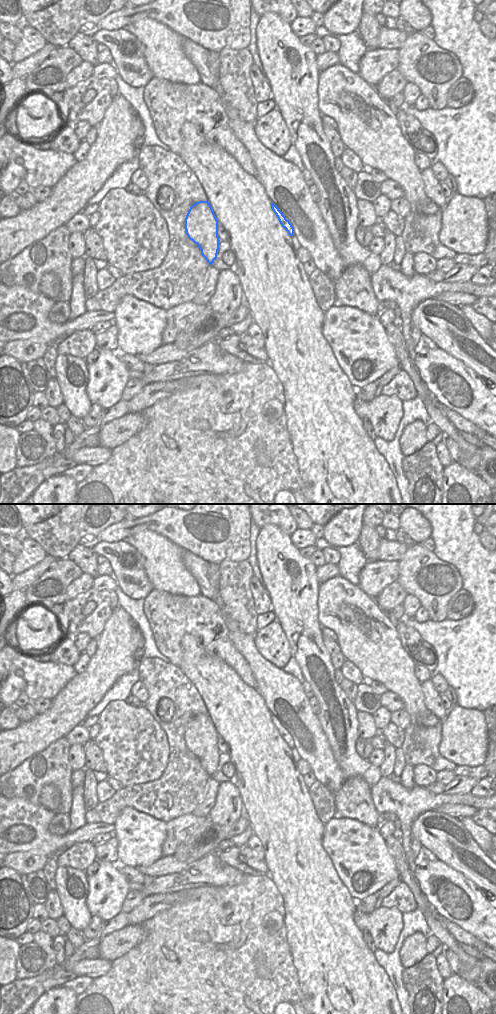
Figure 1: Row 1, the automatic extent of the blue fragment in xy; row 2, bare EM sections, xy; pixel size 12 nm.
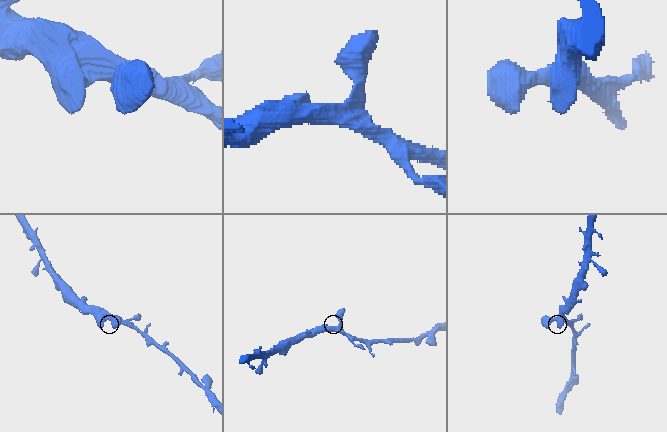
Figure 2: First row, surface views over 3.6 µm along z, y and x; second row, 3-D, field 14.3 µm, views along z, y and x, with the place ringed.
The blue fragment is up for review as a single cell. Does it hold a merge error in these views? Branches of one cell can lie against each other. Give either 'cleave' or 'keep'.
keep

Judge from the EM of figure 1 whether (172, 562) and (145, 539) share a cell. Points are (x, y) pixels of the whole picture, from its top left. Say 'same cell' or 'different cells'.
same cell

